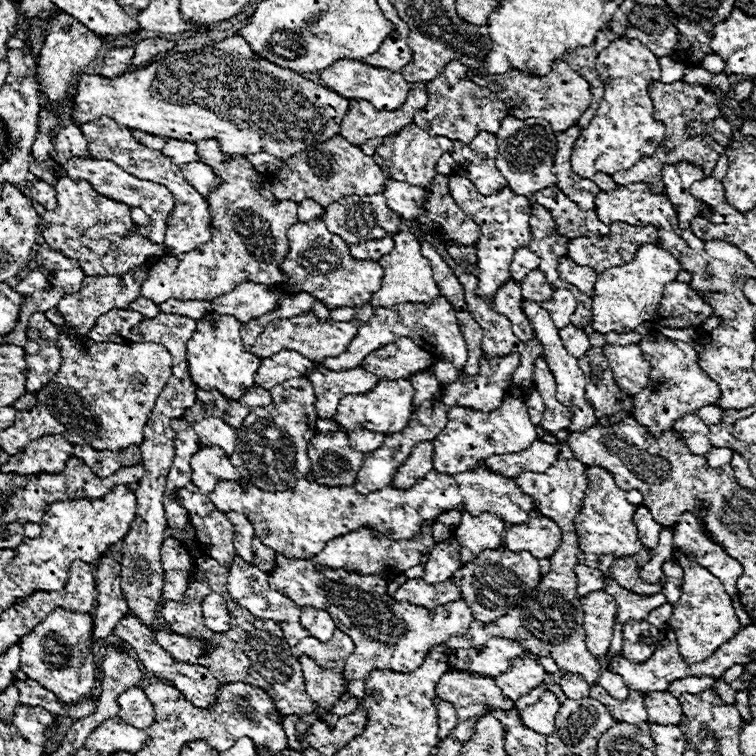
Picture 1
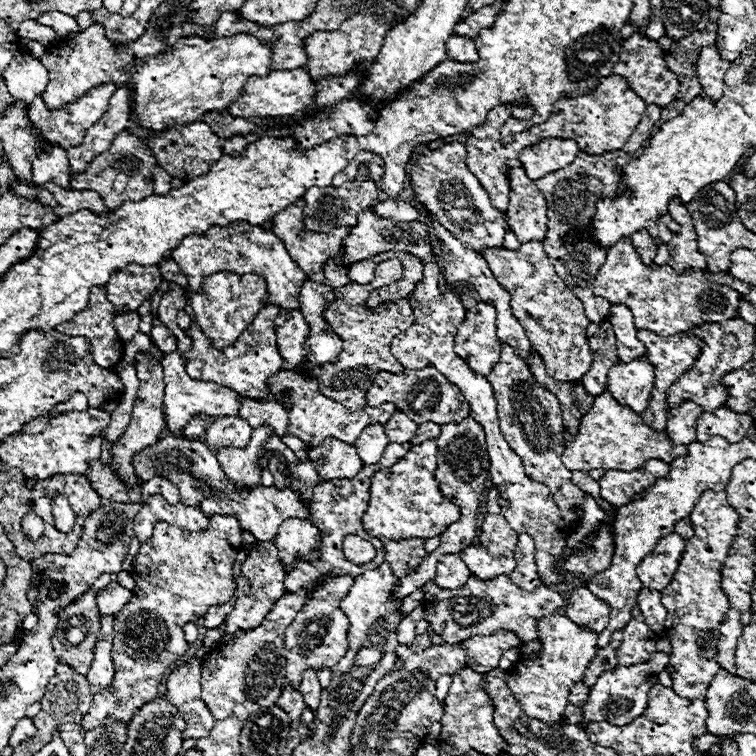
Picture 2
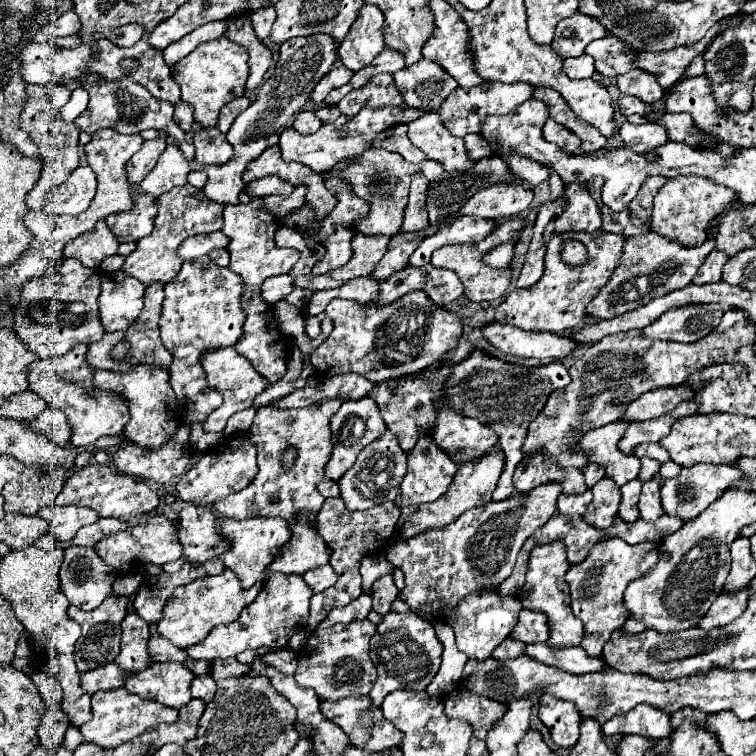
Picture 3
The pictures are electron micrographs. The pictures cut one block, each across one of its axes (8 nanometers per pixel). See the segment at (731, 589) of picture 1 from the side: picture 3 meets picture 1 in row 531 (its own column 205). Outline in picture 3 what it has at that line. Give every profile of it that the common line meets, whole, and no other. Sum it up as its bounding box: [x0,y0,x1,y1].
[192,674,216,702]

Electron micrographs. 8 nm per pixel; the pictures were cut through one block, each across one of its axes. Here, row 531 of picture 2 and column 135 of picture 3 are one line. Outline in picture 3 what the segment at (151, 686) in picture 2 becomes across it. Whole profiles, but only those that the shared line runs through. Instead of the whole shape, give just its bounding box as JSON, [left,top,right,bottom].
[108,134,166,242]

